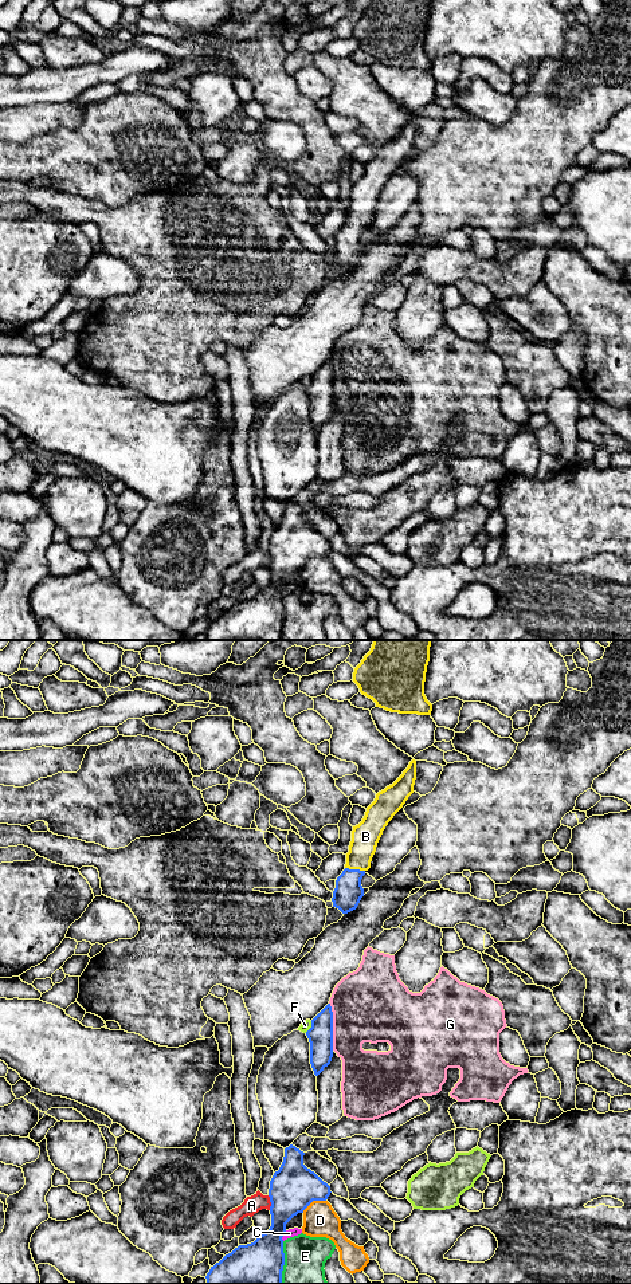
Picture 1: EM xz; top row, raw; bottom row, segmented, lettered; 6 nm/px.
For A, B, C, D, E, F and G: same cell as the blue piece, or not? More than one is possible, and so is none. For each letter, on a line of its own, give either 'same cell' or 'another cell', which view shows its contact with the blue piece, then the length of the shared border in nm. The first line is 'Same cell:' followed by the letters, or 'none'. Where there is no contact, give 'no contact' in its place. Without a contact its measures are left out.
Same cell: B
A: another cell; meets blue in xz; contact 90 nm long
B: same cell; meets blue in xz; contact 120 nm long
C: another cell; meets blue in xz; contact 70 nm long
D: another cell; meets blue in xz; contact 160 nm long
E: another cell; meets blue in xz; contact 260 nm long
F: another cell; meets blue in xz; contact 80 nm long
G: another cell; meets blue in xz; contact 280 nm long

